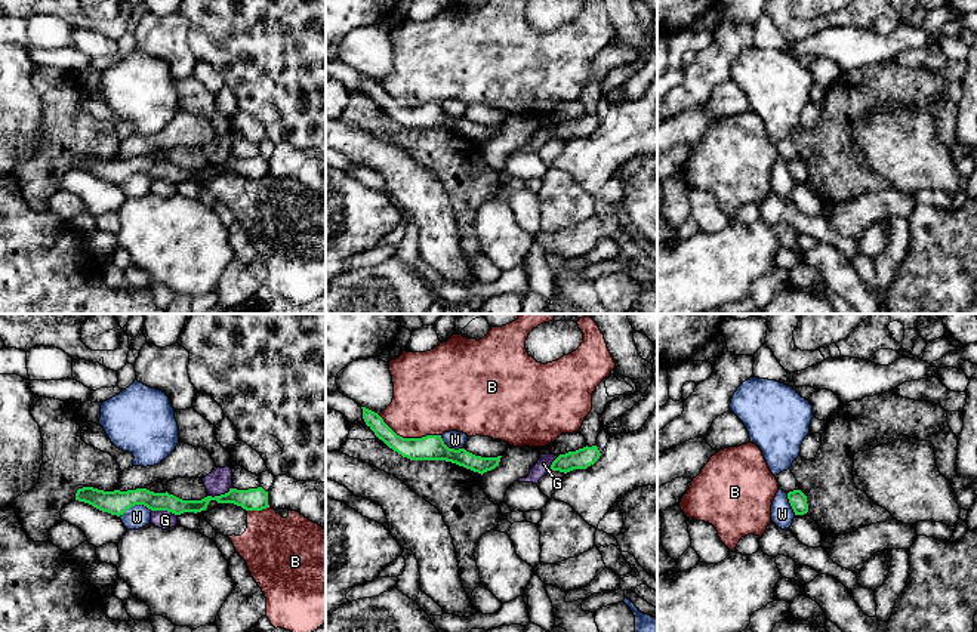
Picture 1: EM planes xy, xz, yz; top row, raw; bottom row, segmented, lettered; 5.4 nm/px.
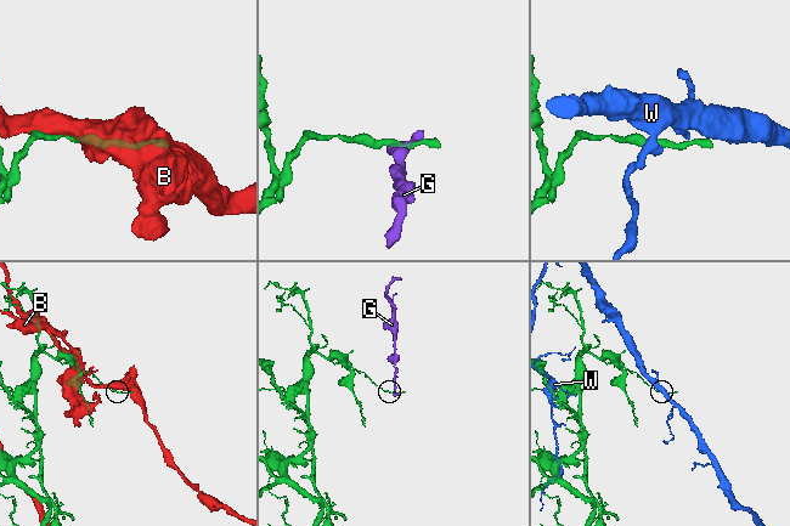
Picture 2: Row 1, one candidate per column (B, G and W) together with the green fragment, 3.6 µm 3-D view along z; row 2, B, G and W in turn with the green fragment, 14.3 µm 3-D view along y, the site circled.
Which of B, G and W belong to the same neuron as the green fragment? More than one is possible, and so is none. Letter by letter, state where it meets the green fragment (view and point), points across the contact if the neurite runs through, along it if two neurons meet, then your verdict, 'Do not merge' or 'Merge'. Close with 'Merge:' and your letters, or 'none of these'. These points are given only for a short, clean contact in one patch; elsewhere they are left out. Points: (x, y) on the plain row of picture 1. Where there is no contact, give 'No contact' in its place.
B: Touches green at xz (410, 107). Do not merge
G: Touches green at xy (165, 178). Boundary: xy (153, 178), (166, 178), (176, 184). Do not merge
W: Touches green at xy (135, 172). Boundary: xy (151, 178), (142, 173), (132, 173), (119, 184). Do not merge
Merge: none of these

